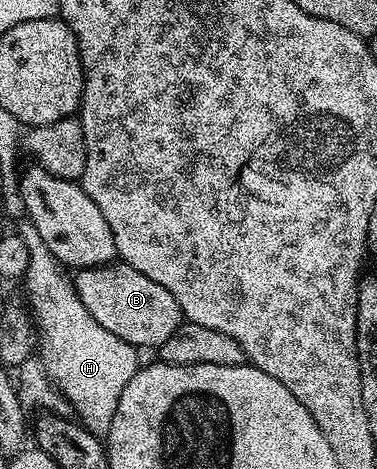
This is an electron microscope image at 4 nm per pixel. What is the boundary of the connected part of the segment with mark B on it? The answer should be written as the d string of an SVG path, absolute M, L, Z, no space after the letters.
M114 261L104 263L102 267L86 267L78 270L72 281L79 293L79 301L87 305L87 313L91 313L107 333L115 333L115 337L138 349L159 349L183 321L175 297L163 285L156 284L126 263Z

